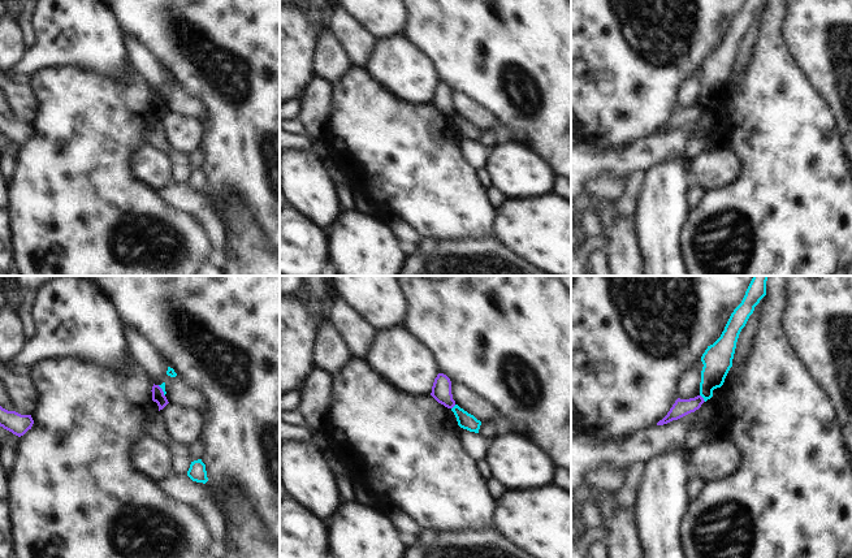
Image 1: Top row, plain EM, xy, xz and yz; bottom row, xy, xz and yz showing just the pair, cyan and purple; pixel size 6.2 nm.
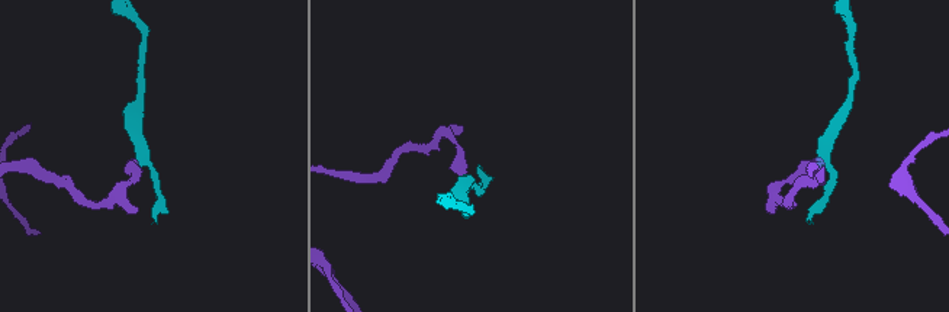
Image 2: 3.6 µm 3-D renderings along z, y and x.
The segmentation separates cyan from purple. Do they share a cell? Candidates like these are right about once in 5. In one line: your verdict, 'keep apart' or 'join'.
keep apart

